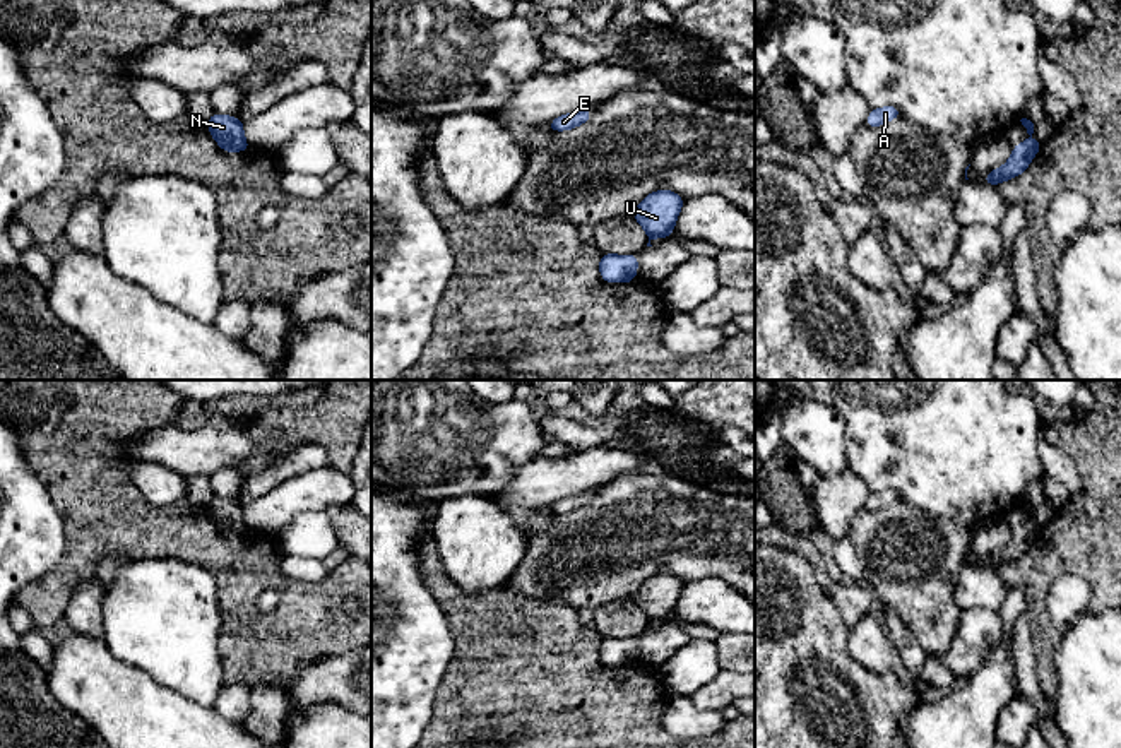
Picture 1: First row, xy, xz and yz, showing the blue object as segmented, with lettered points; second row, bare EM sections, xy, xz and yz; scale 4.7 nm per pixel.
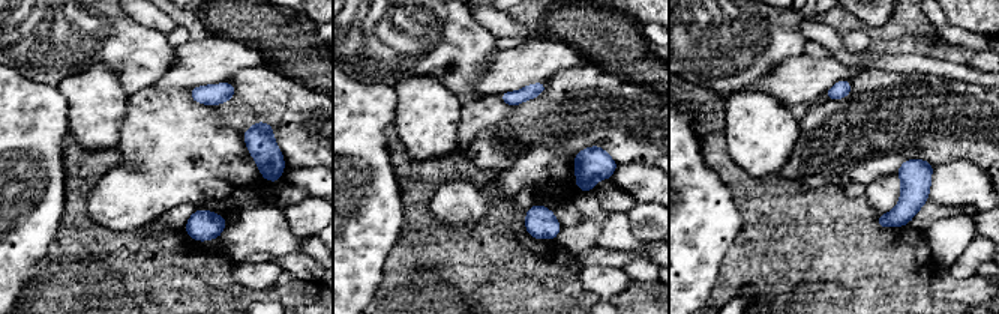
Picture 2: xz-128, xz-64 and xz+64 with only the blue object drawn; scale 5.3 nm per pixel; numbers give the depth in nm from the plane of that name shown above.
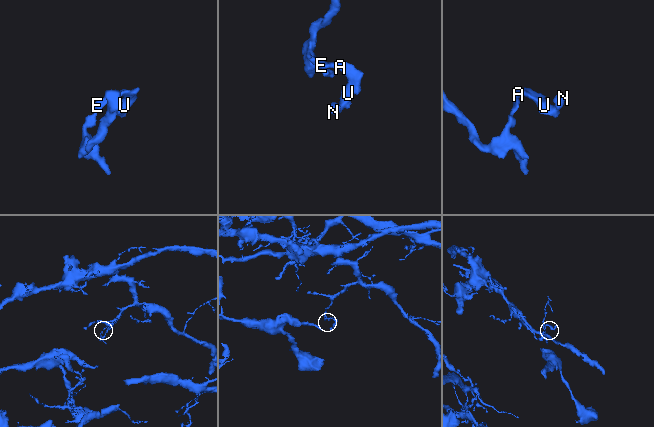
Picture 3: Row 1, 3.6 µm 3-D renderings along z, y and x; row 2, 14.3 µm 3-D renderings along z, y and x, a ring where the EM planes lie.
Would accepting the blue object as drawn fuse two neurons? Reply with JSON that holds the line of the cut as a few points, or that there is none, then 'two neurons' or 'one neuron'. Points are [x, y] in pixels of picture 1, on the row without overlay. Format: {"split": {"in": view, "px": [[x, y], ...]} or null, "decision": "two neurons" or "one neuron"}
{"split": null, "decision": "one neuron"}

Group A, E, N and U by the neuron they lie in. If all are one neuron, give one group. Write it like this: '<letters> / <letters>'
A E N U

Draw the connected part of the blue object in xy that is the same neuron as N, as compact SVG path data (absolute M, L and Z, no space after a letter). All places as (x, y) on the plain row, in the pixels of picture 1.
M212 496L207 510L222 534L238 536L250 532L243 519L243 505L240 502Z

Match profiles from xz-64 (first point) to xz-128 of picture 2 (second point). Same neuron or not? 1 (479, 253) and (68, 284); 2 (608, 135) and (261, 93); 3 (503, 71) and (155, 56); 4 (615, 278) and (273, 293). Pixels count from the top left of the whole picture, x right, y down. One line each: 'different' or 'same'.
1: same
2: same
3: different
4: different

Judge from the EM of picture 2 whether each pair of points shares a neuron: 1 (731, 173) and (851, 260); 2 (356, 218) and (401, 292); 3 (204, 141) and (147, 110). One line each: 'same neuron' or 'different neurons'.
1: same neuron
2: different neurons
3: same neuron

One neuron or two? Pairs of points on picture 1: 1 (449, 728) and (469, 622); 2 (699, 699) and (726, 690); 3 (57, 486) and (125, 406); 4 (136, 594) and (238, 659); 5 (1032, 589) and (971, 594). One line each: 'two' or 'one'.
1: one
2: one
3: one
4: two
5: two

